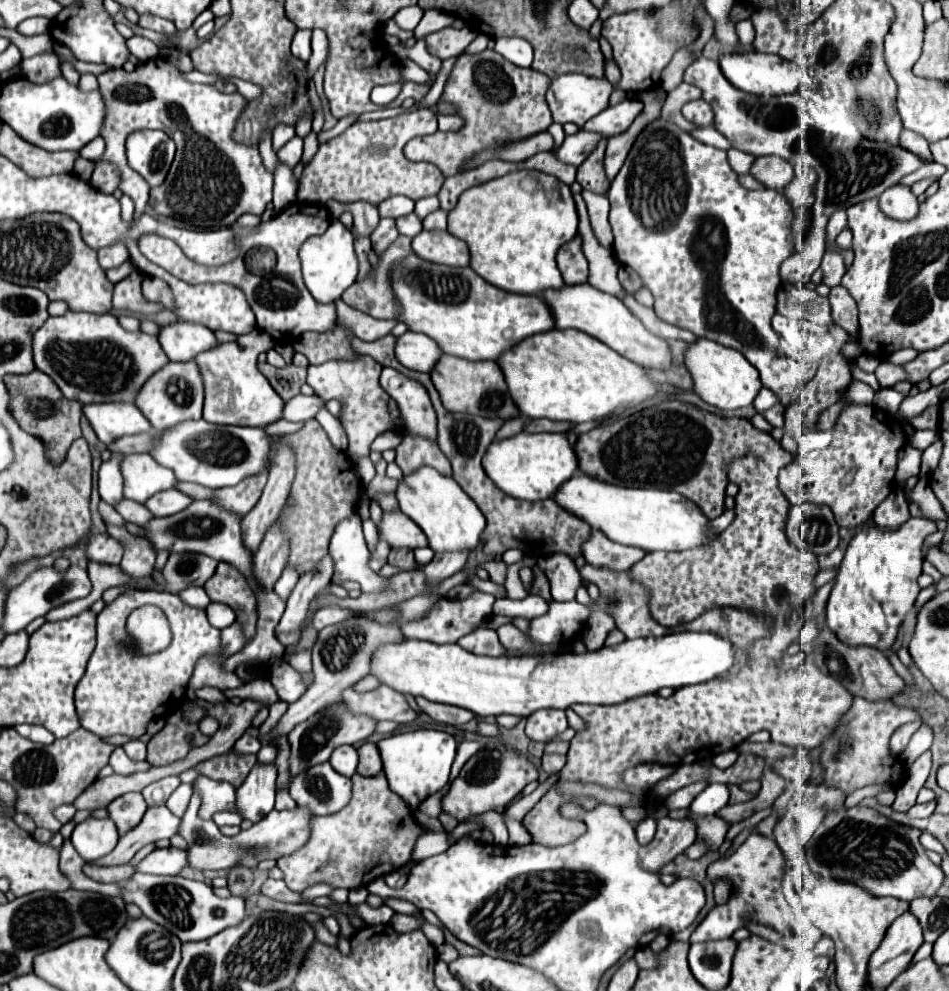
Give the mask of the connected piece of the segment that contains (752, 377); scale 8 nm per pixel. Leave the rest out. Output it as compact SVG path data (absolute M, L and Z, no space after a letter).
M699 338L697 342L689 344L685 350L685 366L689 368L693 376L693 392L701 396L707 404L717 406L721 410L735 410L735 408L751 406L761 388L759 374L745 360L745 356L733 348L715 344L713 340Z

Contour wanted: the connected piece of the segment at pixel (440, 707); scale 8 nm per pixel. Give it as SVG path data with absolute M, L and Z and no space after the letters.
M421 696L417 698L417 704L435 722L443 722L443 724L451 724L451 726L459 726L459 724L465 724L471 718L475 718L475 714L471 710L465 710L465 708L459 708L459 706L451 706L451 704L435 704L435 702L429 702L429 700L421 698Z

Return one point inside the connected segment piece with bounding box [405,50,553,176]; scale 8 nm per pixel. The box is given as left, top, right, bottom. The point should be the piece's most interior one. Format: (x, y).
(500, 102)

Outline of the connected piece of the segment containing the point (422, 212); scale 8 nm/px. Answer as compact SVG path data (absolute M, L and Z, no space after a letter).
M427 196L427 198L421 198L421 200L415 202L415 210L413 212L417 212L417 216L423 220L427 214L431 214L437 208L439 208L437 196Z

